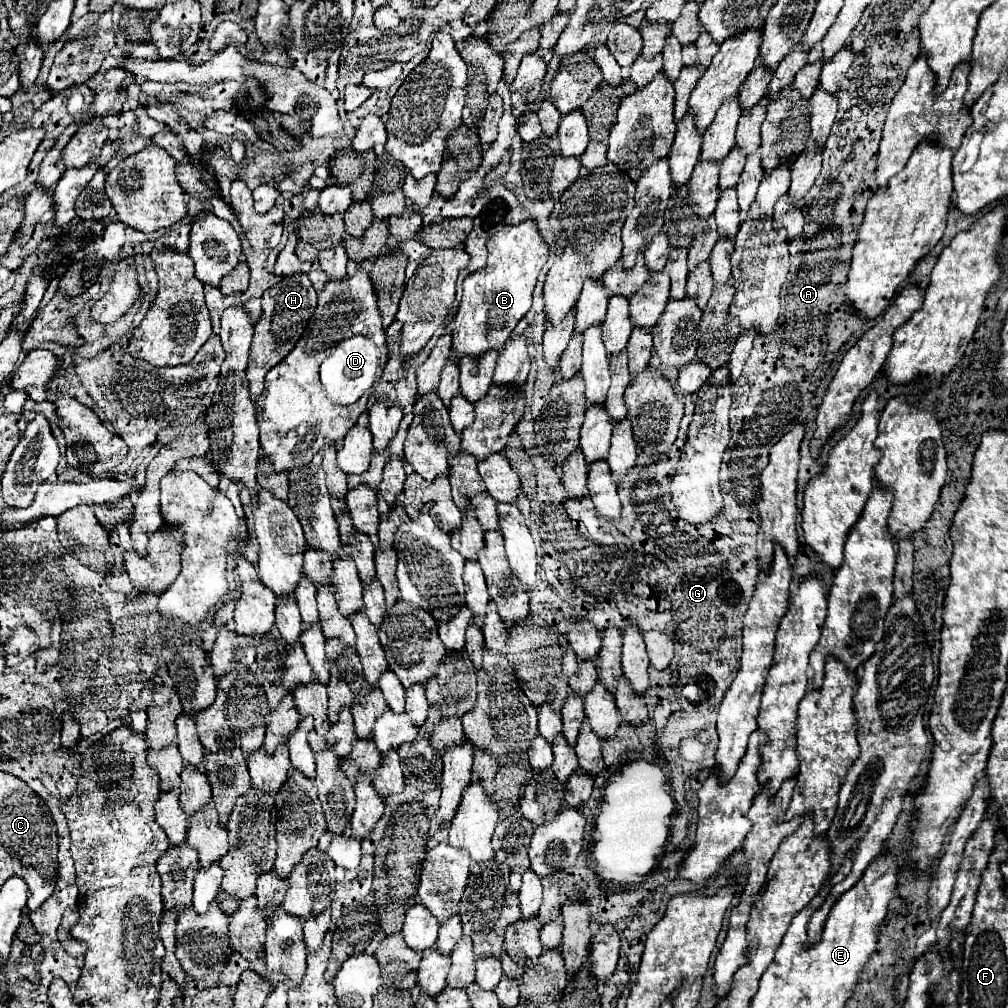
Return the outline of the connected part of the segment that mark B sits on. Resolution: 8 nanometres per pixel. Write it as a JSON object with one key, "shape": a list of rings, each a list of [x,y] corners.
{"shape":[[[530,219],[516,227],[502,229],[488,239],[486,247],[486,267],[464,279],[464,295],[454,317],[452,331],[452,349],[456,361],[462,357],[480,357],[486,351],[498,351],[504,347],[516,323],[528,313],[538,273],[548,259],[548,245]]]}

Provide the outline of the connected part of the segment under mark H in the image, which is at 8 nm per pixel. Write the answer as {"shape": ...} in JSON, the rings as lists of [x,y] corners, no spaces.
{"shape":[[[306,275],[284,277],[278,285],[274,285],[262,295],[262,315],[260,315],[260,321],[254,325],[256,331],[254,331],[254,339],[250,347],[250,361],[246,367],[252,401],[256,401],[262,395],[264,375],[294,349],[314,309],[316,309],[316,291],[312,289],[312,283],[308,281]]]}

